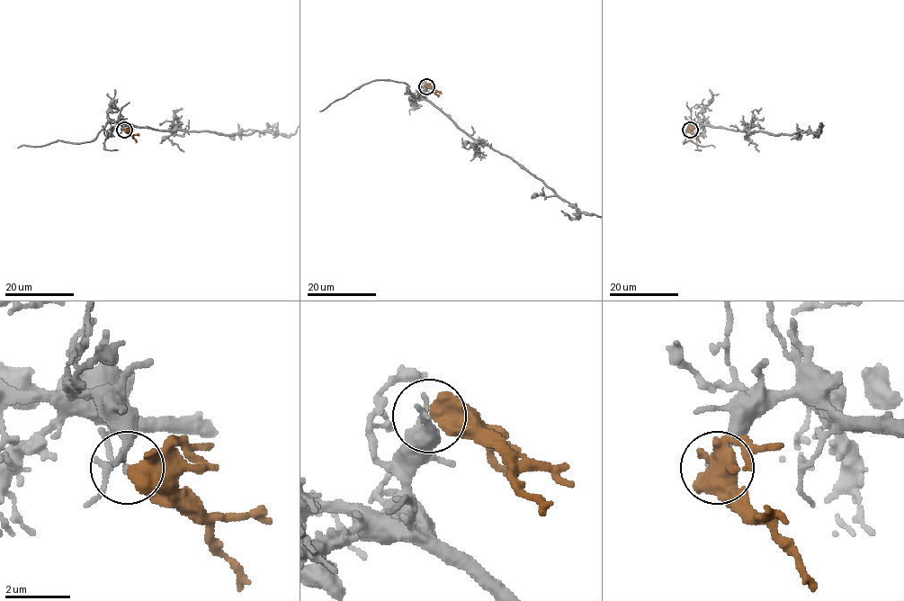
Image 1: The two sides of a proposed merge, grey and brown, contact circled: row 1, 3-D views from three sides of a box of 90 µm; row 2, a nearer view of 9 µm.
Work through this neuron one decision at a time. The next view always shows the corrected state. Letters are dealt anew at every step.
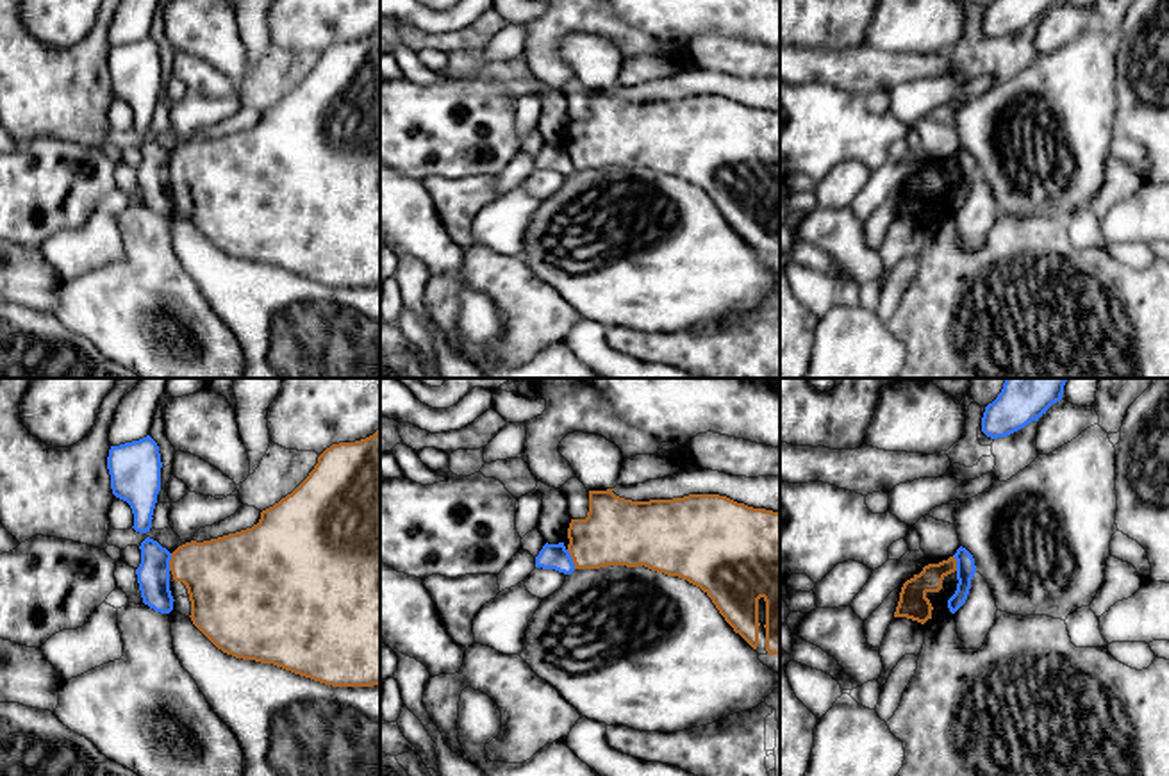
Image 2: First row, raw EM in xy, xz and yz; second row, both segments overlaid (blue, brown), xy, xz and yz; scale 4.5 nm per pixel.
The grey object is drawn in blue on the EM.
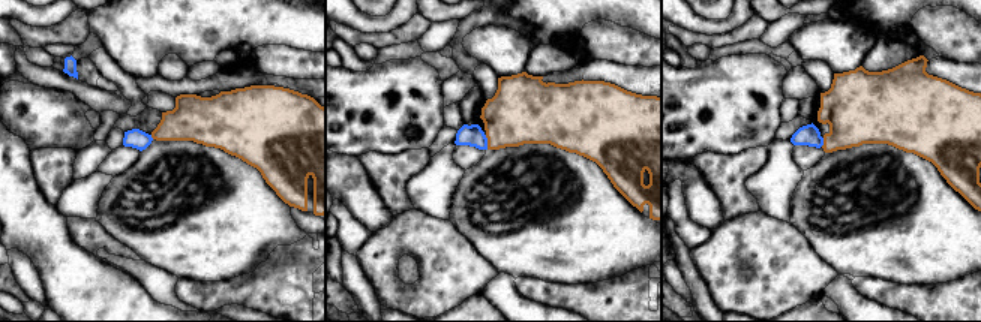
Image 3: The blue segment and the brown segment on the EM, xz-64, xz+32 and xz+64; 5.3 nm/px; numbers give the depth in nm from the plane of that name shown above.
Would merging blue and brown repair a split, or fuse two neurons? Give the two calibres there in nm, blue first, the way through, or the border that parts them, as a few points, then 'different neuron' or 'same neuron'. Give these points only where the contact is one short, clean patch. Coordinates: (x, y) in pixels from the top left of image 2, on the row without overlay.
calibres 110 and 300 nm; different neuron

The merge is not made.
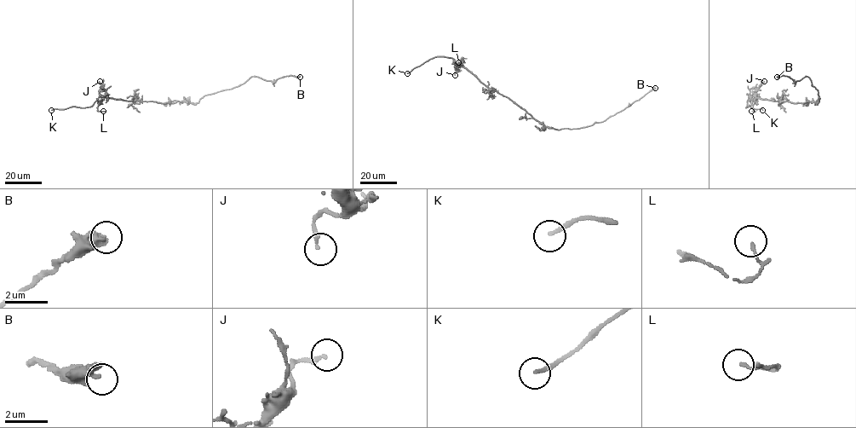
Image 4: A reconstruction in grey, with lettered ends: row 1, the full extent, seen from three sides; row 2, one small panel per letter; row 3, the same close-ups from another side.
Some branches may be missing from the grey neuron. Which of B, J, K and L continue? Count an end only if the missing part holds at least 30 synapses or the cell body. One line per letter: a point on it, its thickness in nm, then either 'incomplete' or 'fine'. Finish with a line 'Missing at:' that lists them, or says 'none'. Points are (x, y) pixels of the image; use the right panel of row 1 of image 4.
B: place (777, 77); calibre 400 nm; fine
J: place (764, 81); calibre 170 nm; fine
K: place (762, 110); calibre 180 nm; incomplete
L: place (751, 111); calibre 120 nm; fine
Missing at: K

